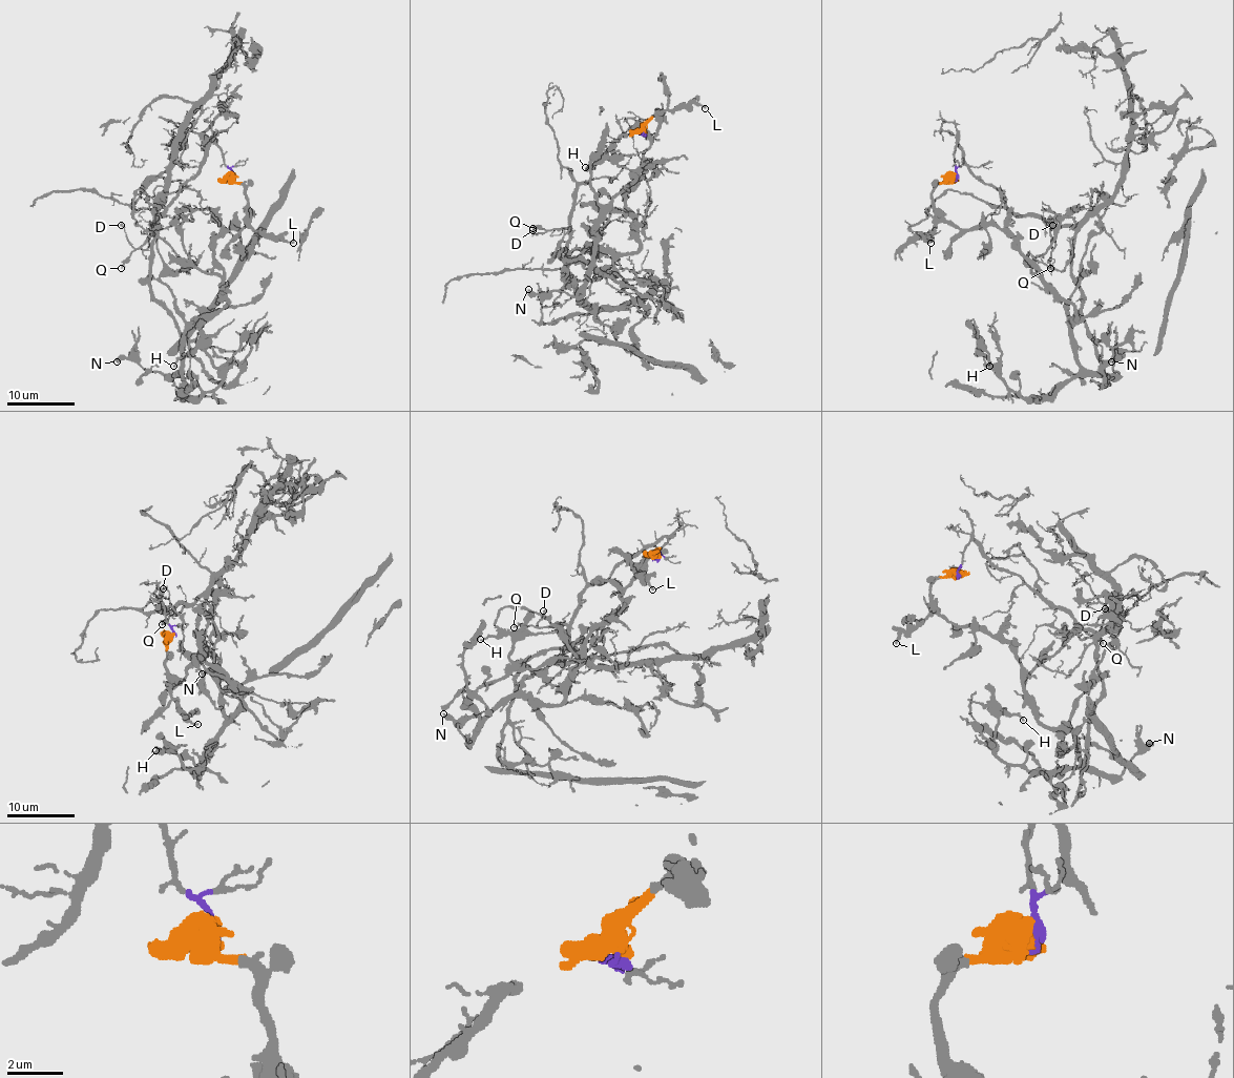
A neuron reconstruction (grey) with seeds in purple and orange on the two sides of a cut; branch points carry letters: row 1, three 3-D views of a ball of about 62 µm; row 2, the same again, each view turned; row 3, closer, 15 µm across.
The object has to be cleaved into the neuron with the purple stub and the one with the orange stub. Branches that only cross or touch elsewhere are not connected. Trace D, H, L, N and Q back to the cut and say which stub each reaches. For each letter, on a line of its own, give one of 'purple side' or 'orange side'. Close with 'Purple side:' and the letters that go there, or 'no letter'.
D: purple side
H: orange side
L: orange side
N: orange side
Q: purple side
Purple side: D, Q

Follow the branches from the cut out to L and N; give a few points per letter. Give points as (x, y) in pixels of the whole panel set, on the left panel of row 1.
L: (231, 182), (237, 182), (246, 191), (248, 223), (256, 231), (294, 243)
N: (231, 182), (246, 191), (246, 223), (213, 240), (227, 301), (185, 331), (173, 374), (117, 363)

